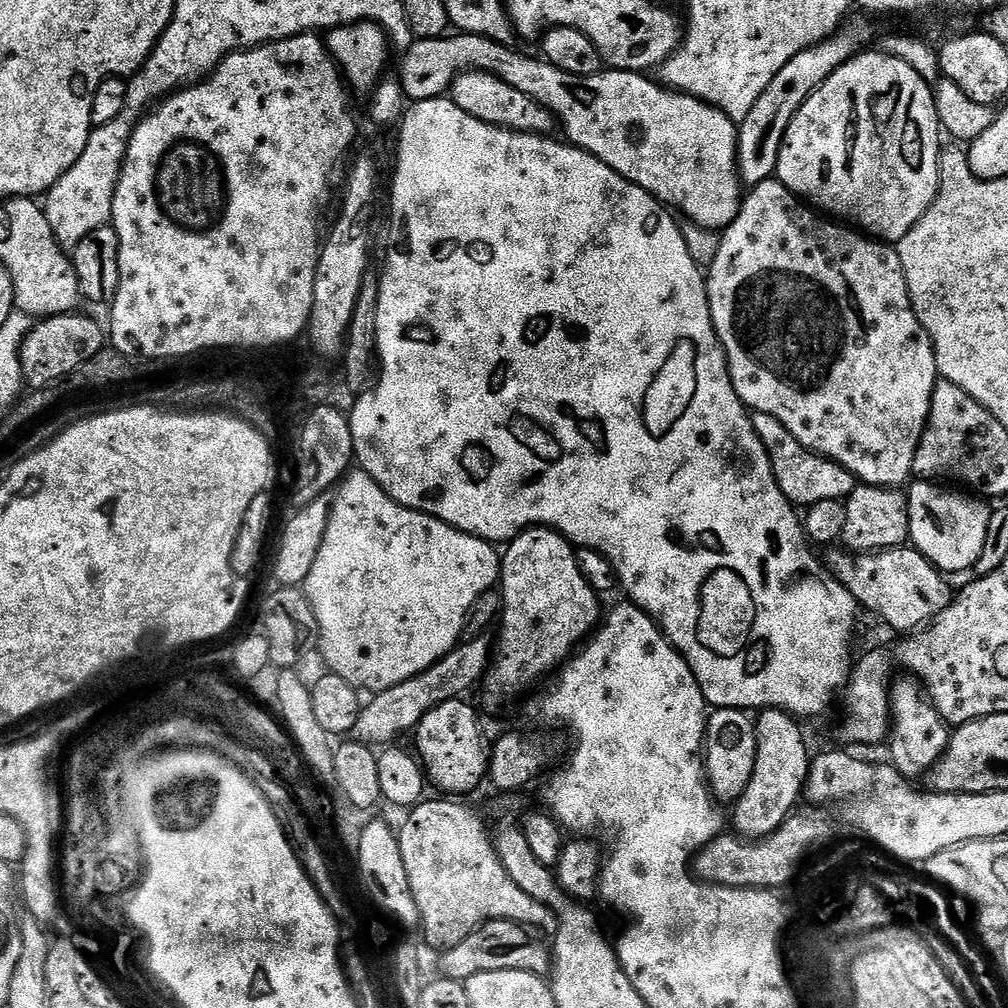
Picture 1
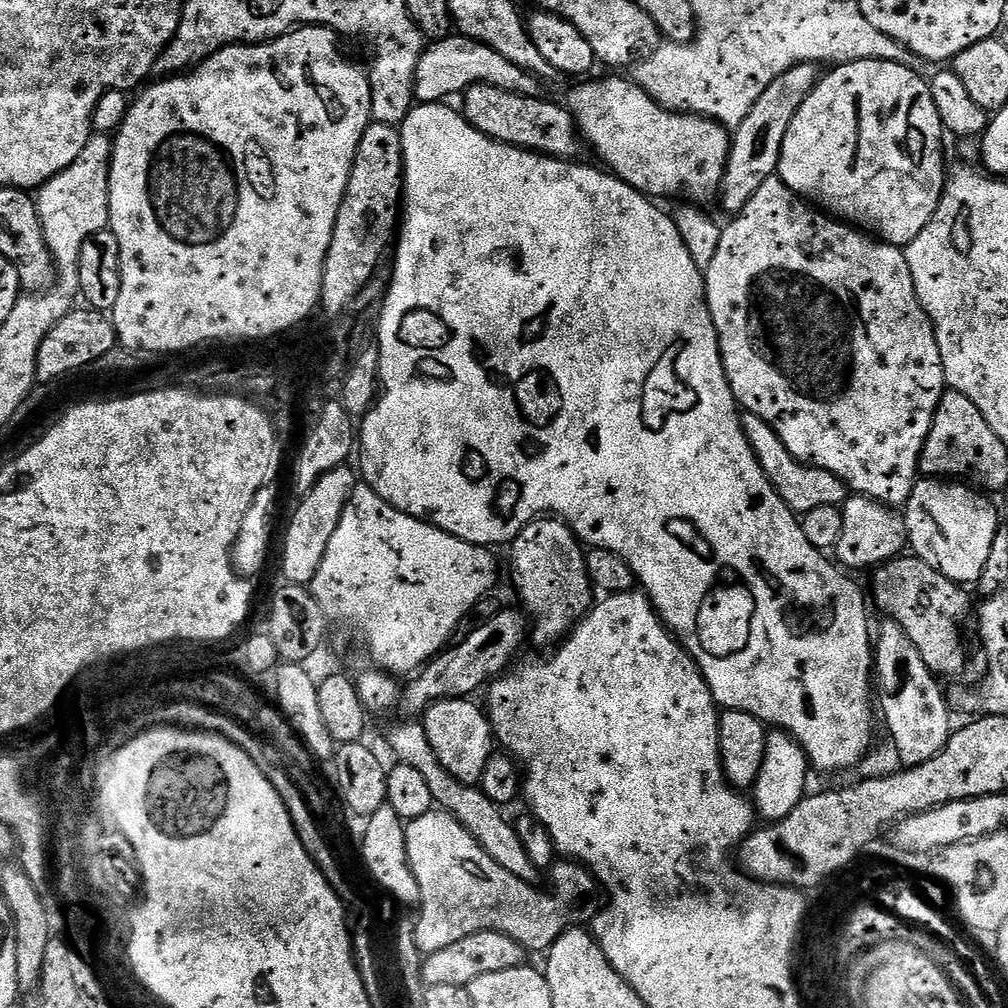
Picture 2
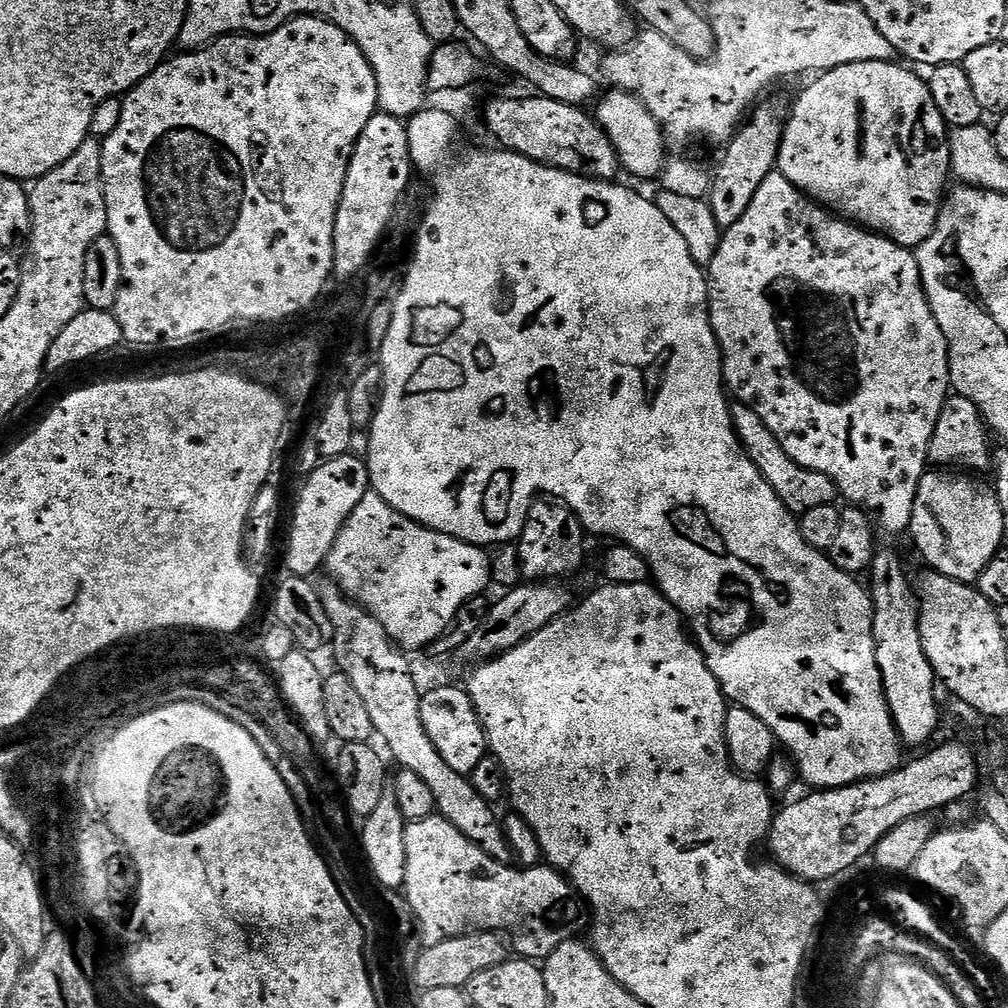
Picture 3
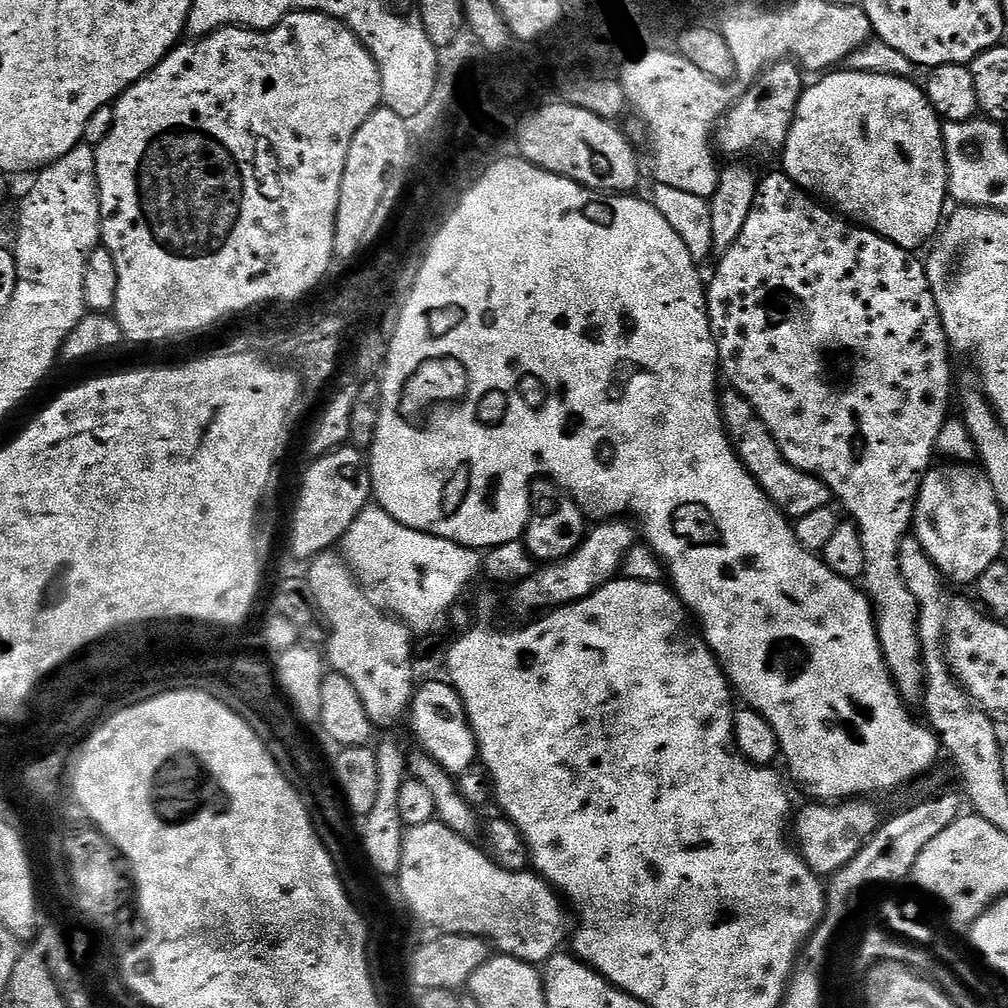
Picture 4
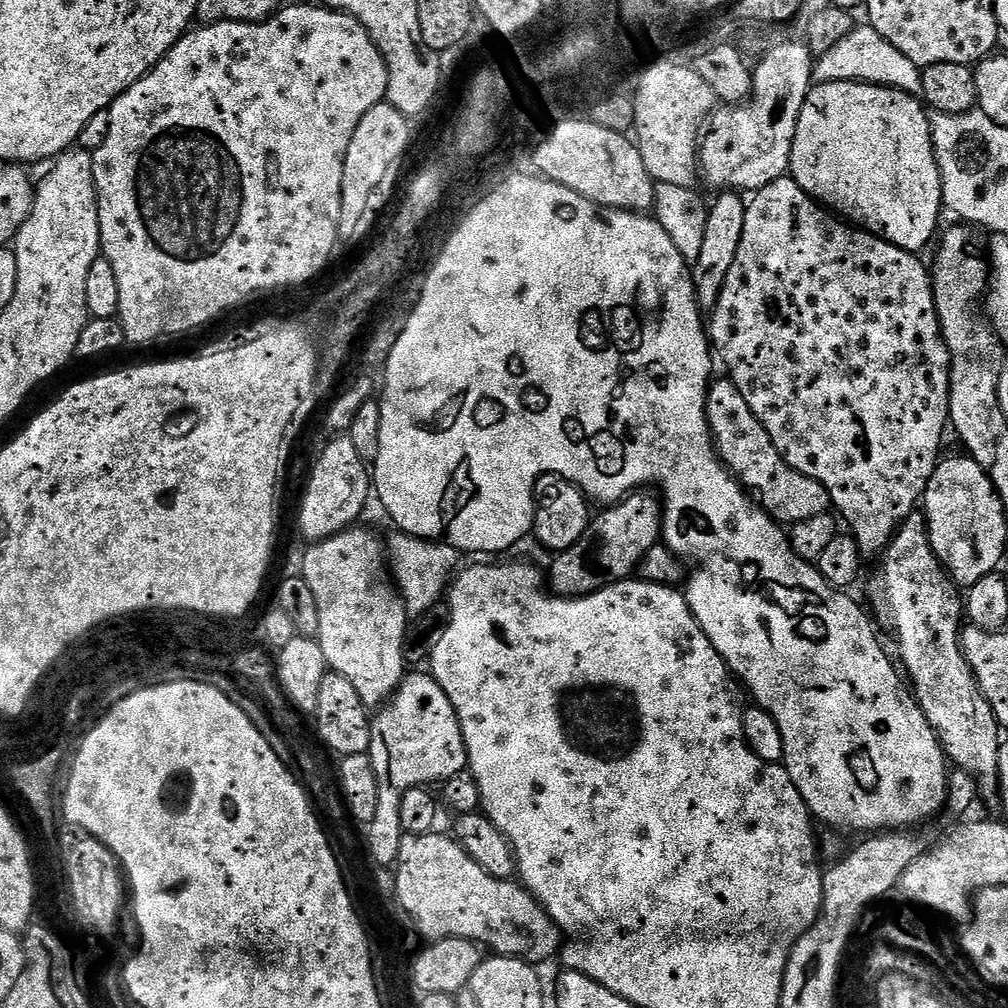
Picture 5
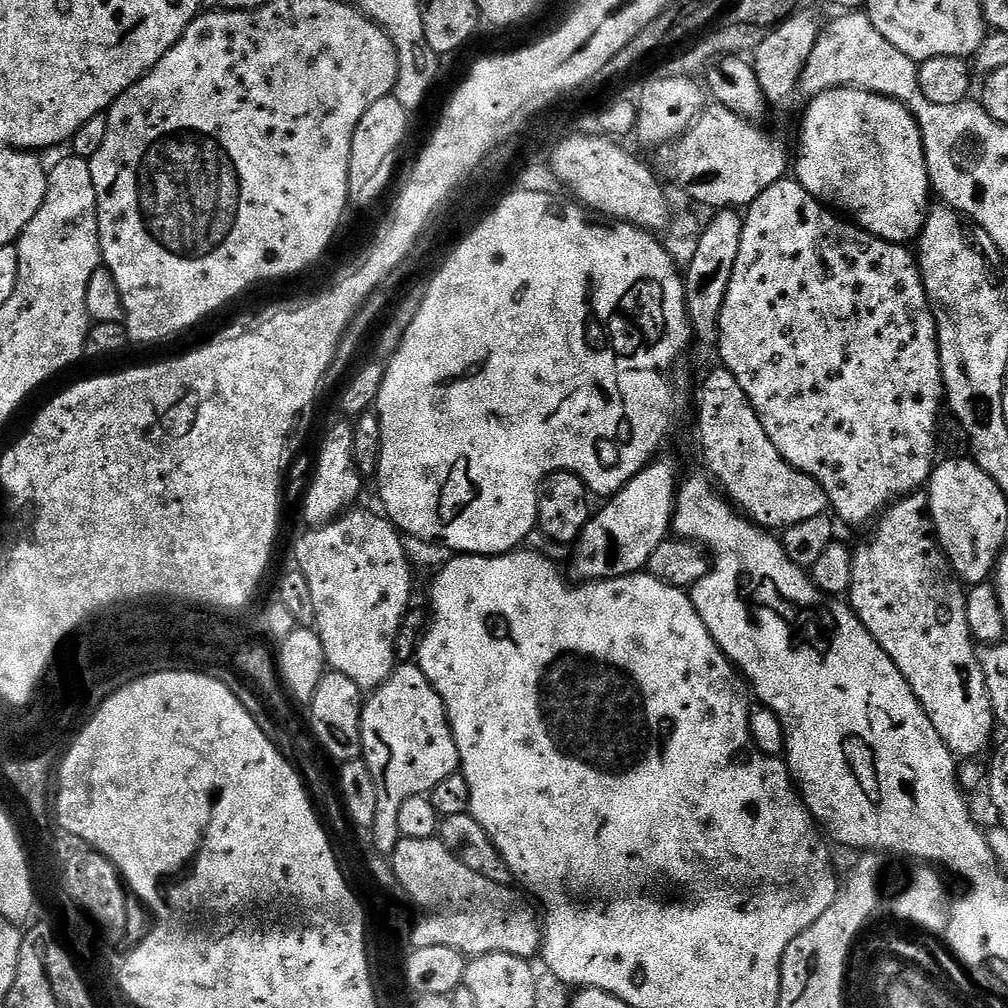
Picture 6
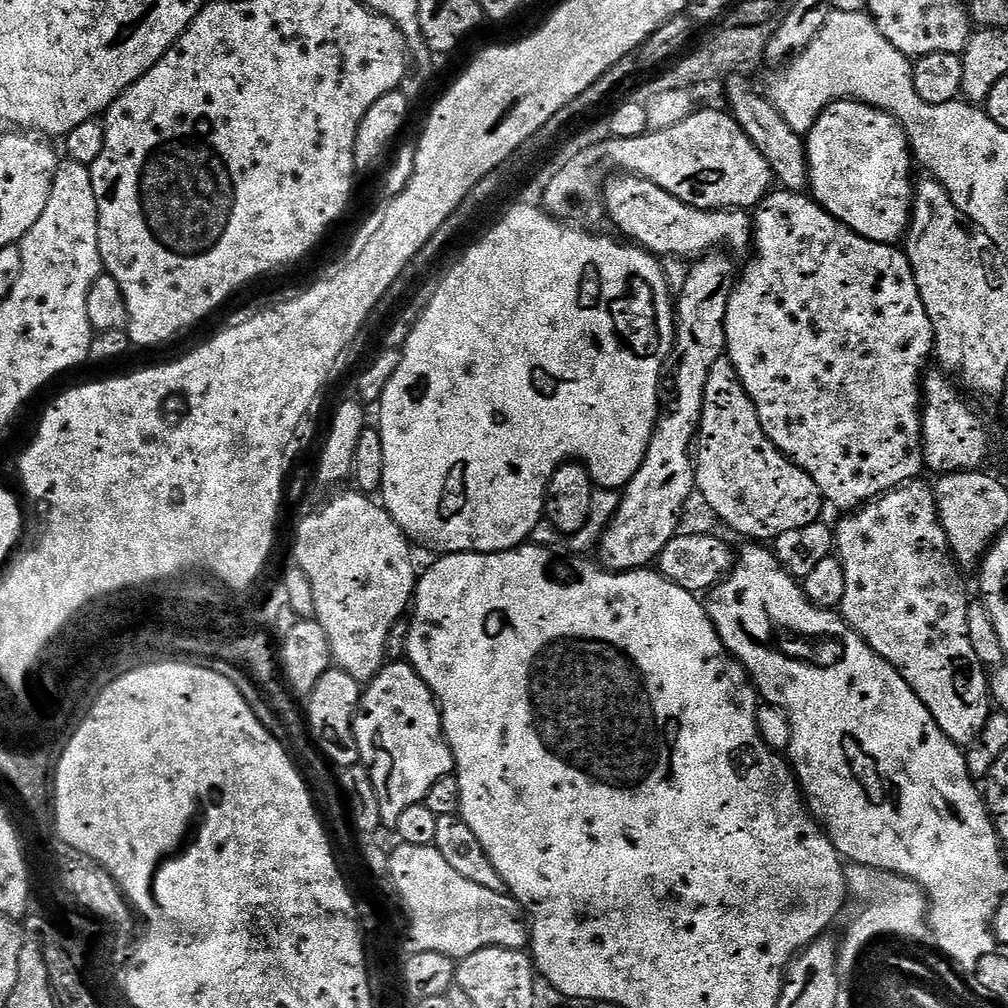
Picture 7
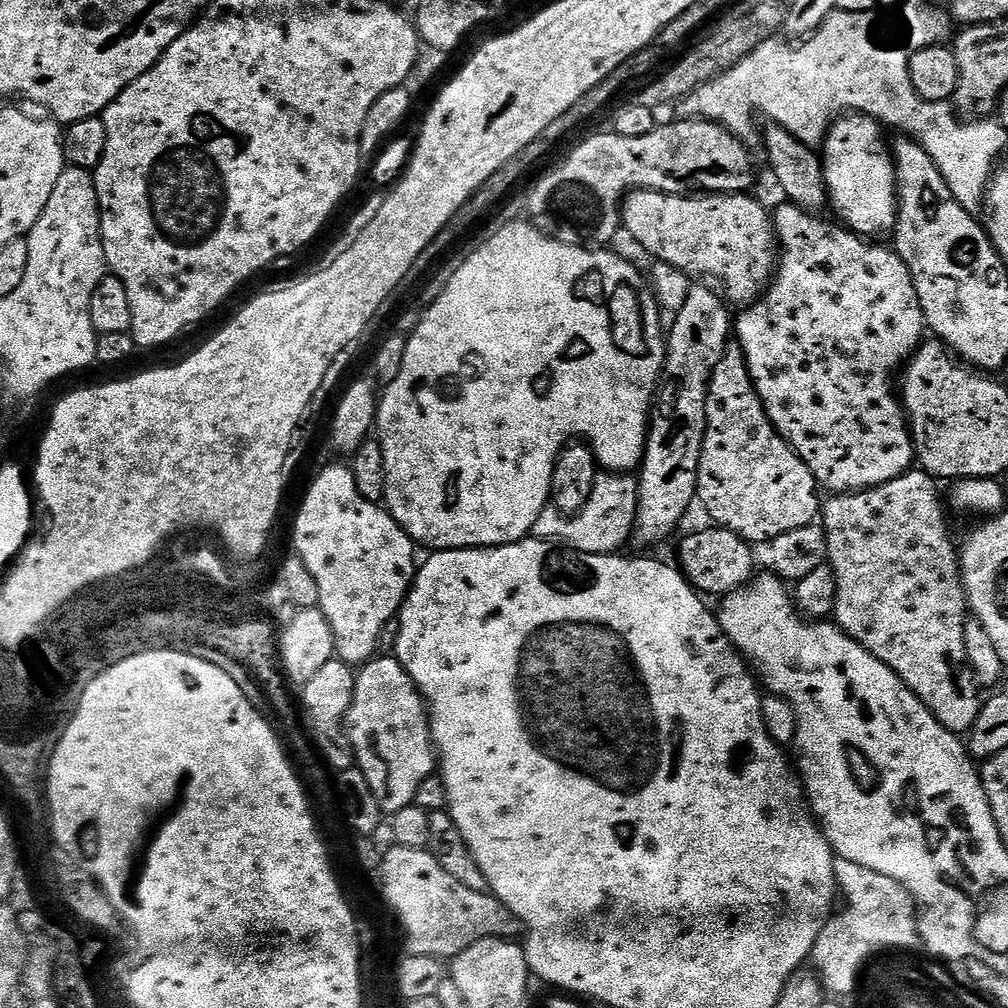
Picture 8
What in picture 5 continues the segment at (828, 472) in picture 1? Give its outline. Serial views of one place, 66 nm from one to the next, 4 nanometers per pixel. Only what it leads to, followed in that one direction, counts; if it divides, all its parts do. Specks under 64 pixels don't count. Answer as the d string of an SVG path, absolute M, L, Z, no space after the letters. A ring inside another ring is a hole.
M716 378L709 384L706 418L720 461L755 497L760 507L779 520L781 525L791 526L829 511L828 491L814 482L814 478L791 468L780 457L774 442L770 442L770 434L766 434L762 422L754 418L754 410L746 406L746 398L738 394L738 386L734 386L732 380Z

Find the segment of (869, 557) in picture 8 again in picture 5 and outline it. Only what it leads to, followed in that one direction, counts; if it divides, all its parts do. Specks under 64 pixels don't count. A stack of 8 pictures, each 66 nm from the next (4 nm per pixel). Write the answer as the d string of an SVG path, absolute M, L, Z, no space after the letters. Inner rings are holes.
M913 514L904 519L900 529L893 536L882 557L884 565L872 584L872 604L876 607L875 615L885 620L896 635L896 644L900 647L899 663L904 663L903 671L908 671L907 679L912 679L911 687L920 708L926 714L930 726L944 748L944 755L959 771L968 772L976 780L979 799L989 808L989 813L996 814L1000 807L1000 779L998 778L998 754L1002 743L1002 729L996 720L990 702L982 694L976 681L976 675L966 662L960 648L962 617L965 615L961 589L948 575L947 568L940 563L928 537L925 517Z

